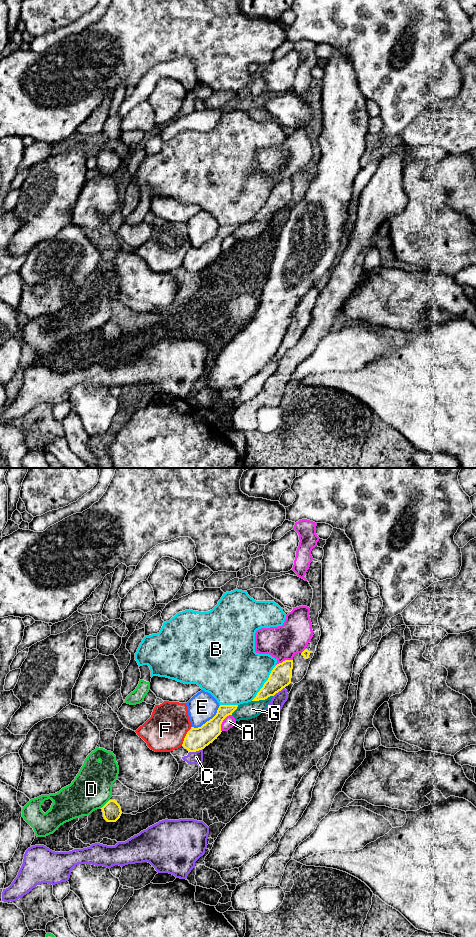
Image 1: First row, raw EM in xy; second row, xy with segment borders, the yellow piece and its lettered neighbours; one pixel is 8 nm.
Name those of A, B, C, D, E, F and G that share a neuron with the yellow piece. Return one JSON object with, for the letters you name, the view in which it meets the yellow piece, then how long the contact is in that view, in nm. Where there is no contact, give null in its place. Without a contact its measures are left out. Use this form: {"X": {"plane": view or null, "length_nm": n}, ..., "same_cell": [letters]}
{"same_cell": []}

